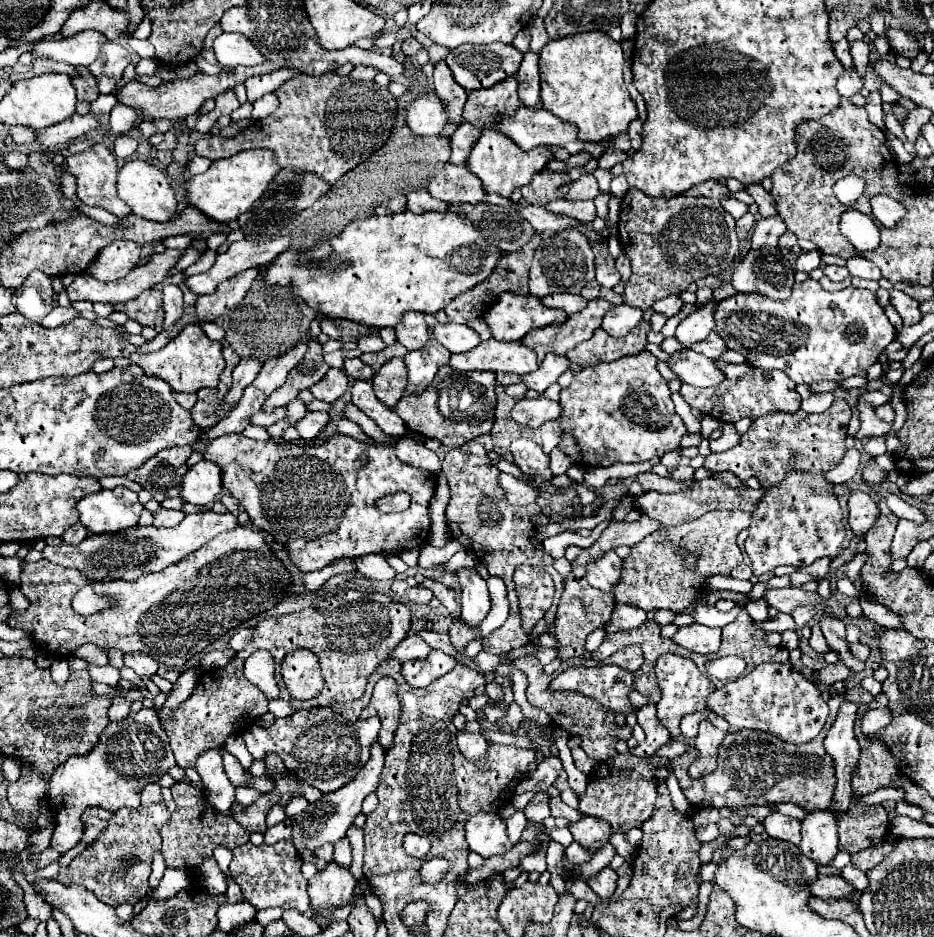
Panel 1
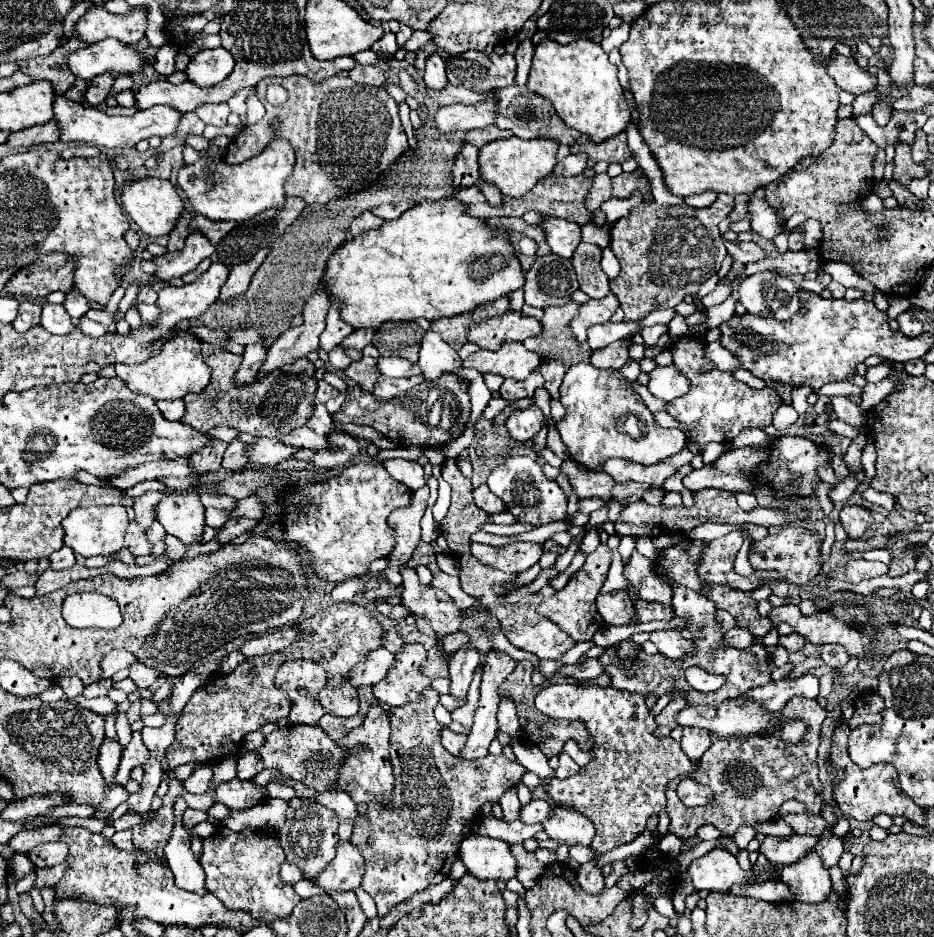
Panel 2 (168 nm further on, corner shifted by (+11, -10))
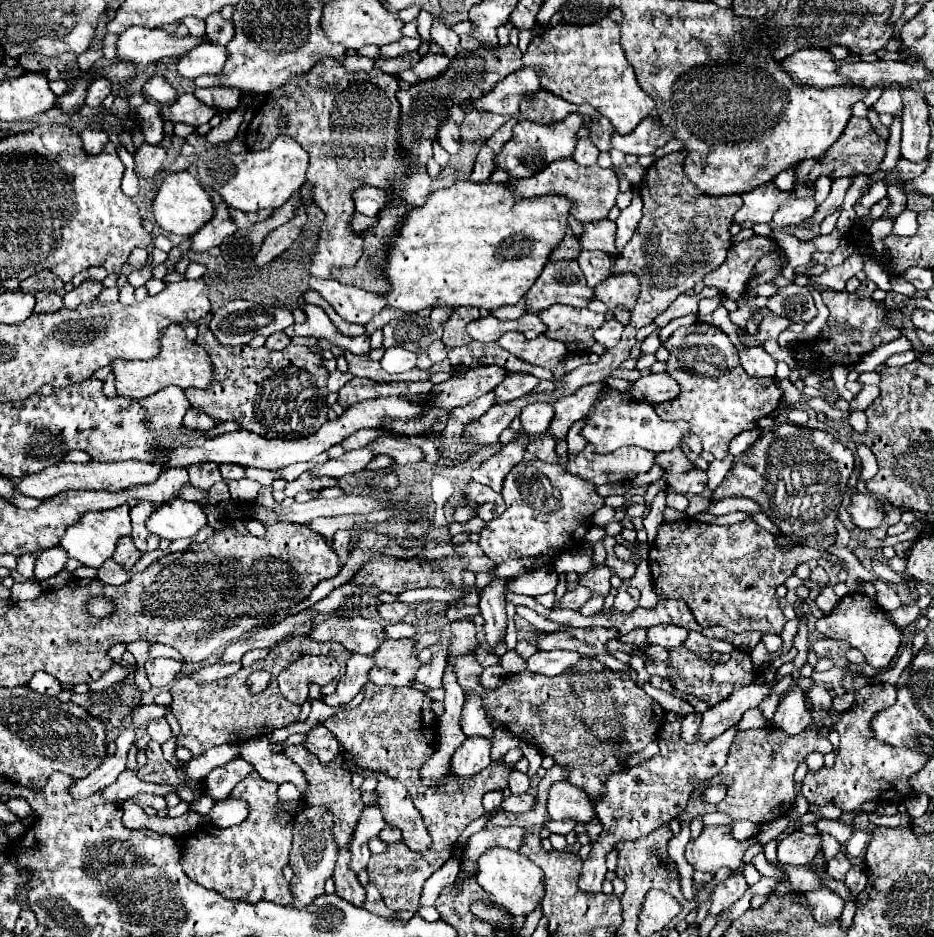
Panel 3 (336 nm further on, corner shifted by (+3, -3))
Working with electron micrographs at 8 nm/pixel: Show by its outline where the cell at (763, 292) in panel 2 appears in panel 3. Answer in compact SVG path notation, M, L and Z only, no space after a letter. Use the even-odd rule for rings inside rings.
M789 285L781 287L777 295L769 297L767 305L775 315L787 317L791 323L809 323L817 315L817 307L813 303L811 293L807 287L799 285Z

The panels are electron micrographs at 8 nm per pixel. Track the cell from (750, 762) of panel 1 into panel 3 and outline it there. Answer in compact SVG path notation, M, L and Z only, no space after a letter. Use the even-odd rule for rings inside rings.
M811 687L807 693L809 701L813 703L813 719L811 725L815 725L815 729L807 727L803 733L795 735L795 737L787 737L781 729L773 729L773 727L763 727L763 729L747 729L747 731L739 731L729 757L727 757L727 765L721 769L721 773L717 773L711 779L711 785L725 785L727 787L727 795L721 803L711 805L707 801L701 799L699 793L703 791L695 791L689 799L687 809L677 817L681 823L691 823L693 817L697 815L705 815L705 813L713 813L713 811L721 811L727 813L729 817L737 819L749 819L757 825L761 823L771 823L779 817L783 817L795 803L795 781L793 781L793 773L797 769L797 765L805 759L805 755L819 751L819 753L831 753L833 745L829 743L829 739L819 739L817 731L823 727L823 719L827 715L827 711L831 709L833 697L829 695L829 691L825 687Z

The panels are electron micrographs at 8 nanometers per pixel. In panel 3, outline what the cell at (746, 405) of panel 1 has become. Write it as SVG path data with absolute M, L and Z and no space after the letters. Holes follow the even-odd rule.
M707 323L679 327L663 347L669 351L667 375L679 383L681 391L673 401L657 405L655 411L663 421L687 421L691 433L703 441L703 449L713 453L715 459L727 455L727 447L735 435L753 429L757 419L767 417L779 407L781 389L773 379L749 377L739 365L731 339L719 327Z

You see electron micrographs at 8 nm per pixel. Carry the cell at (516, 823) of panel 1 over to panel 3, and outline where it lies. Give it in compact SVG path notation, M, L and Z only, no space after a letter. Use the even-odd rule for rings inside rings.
M511 771L511 775L509 775L509 789L511 789L511 793L515 793L515 795L521 795L521 793L525 793L527 789L529 789L529 777L525 775L525 773L519 773L519 771Z

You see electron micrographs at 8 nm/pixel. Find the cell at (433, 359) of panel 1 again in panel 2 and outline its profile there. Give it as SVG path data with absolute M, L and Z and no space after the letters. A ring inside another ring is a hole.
M379 358L377 368L381 374L391 378L409 378L409 376L421 376L421 368L409 360L401 358Z

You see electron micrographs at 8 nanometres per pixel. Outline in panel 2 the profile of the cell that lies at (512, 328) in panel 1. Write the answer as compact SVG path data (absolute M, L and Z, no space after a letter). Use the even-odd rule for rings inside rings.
M507 310L501 316L473 324L473 328L469 328L467 340L477 344L479 348L497 350L505 342L523 342L525 338L537 336L539 332L541 332L539 320L527 318L515 310Z

